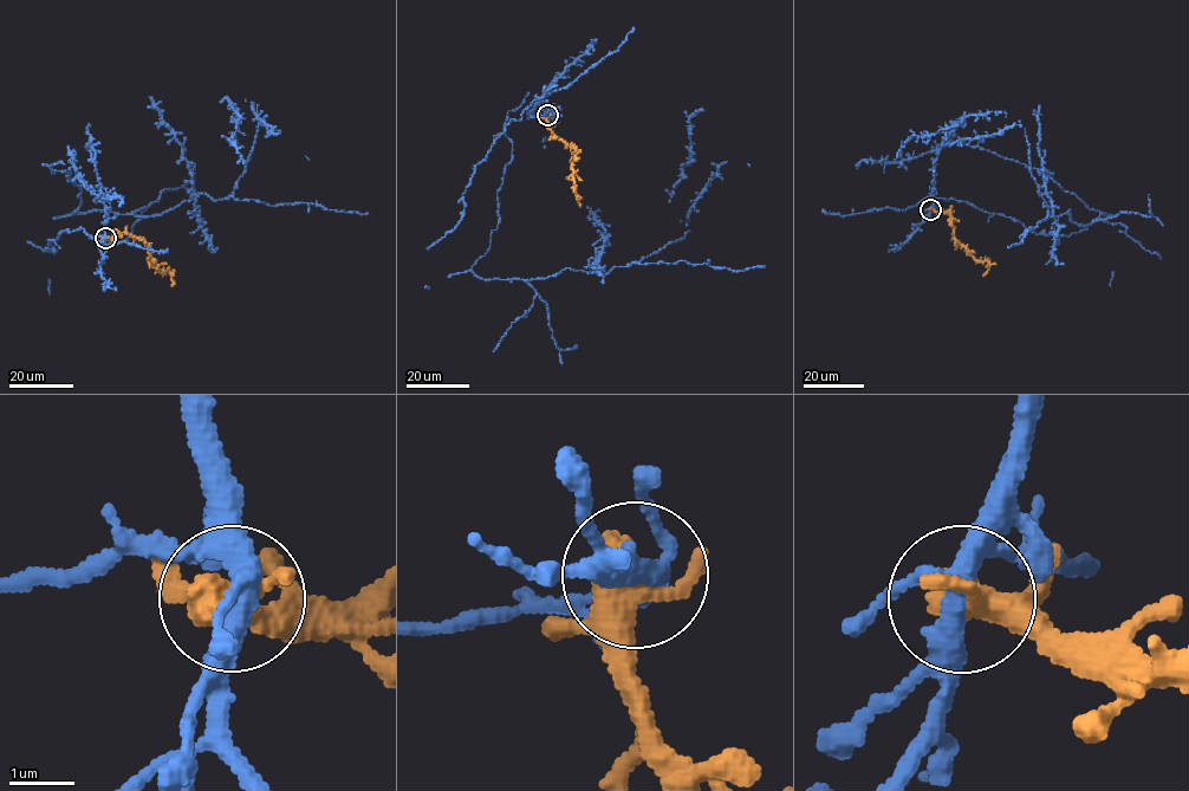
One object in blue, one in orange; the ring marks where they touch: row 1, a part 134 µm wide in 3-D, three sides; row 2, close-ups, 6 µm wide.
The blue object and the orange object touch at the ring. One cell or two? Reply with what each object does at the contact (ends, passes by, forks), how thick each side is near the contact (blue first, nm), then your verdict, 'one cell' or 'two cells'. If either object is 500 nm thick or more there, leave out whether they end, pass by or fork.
blue forks; orange forks; calibres 320 and 400 nm; two cells

